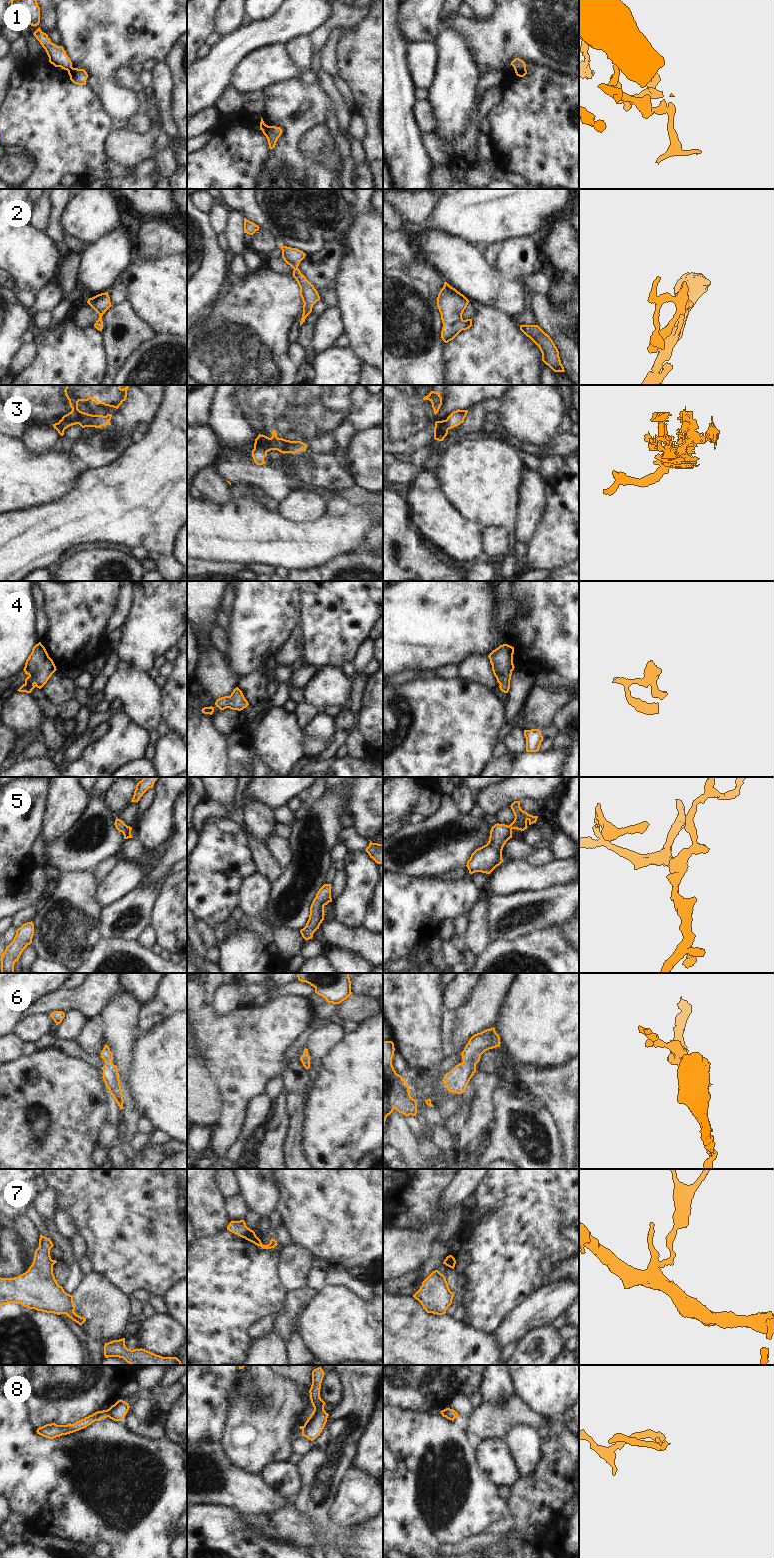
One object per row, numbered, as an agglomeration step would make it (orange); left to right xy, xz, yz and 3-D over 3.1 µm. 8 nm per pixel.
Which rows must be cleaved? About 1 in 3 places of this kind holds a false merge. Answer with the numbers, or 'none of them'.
1, 3, 7, 8.

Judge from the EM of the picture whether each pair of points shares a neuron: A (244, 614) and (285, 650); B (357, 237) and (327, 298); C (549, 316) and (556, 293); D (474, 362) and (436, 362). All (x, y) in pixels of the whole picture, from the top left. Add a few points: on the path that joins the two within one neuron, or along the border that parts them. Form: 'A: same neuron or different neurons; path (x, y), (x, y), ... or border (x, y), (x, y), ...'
A: different neurons; border (295, 627), (290, 637), (273, 655)
B: different neurons; border (333, 290), (337, 306)
C: different neurons; border (547, 295), (552, 308)
D: different neurons; border (446, 343), (443, 349), (444, 374)

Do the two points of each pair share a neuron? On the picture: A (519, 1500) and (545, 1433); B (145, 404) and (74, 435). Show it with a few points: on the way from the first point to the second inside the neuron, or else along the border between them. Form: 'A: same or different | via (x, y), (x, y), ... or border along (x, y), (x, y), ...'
A: same | via (536, 1483), (549, 1470), (549, 1450)
B: same | via (126, 408), (96, 408), (88, 416)

